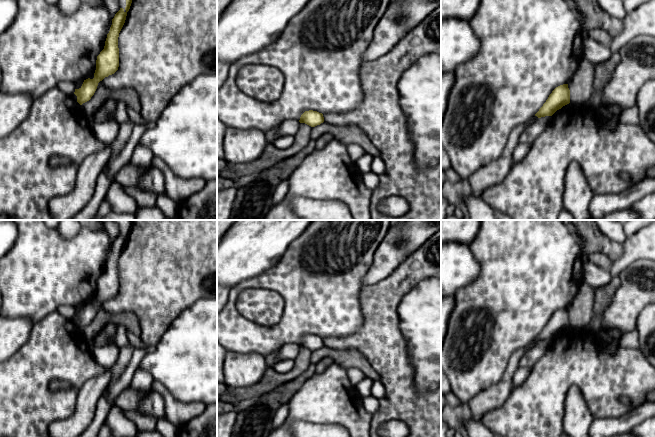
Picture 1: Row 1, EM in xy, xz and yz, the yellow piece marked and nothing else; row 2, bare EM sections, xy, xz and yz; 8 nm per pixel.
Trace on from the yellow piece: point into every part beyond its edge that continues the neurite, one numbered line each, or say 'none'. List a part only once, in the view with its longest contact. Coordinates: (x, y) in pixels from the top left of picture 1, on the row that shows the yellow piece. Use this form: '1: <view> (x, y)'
none

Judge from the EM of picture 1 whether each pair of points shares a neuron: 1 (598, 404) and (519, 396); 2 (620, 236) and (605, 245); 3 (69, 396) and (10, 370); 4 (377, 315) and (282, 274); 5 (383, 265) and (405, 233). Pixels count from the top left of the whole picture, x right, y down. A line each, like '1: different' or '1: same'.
1: same
2: different
3: same
4: different
5: same

